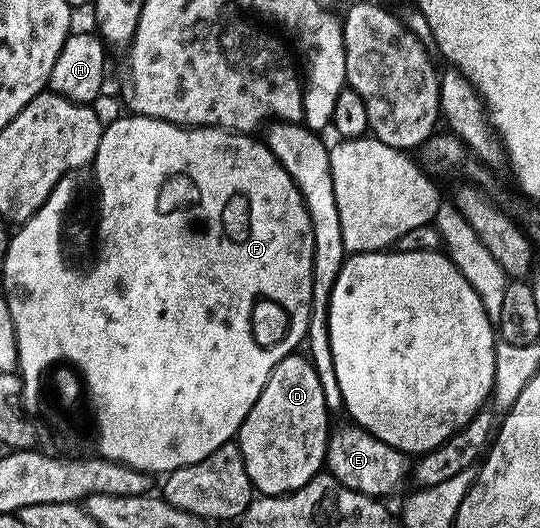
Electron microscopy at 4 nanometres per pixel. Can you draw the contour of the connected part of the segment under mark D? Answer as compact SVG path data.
M295 353L284 357L272 369L256 405L244 417L236 436L240 453L244 457L244 469L248 469L250 484L258 495L287 495L312 481L323 470L326 462L326 446L332 430L332 413L324 397L324 385L305 354Z

